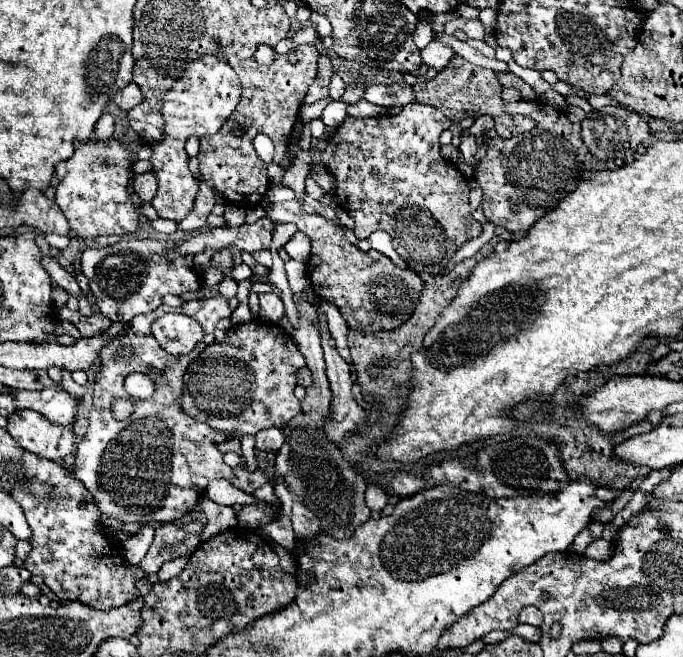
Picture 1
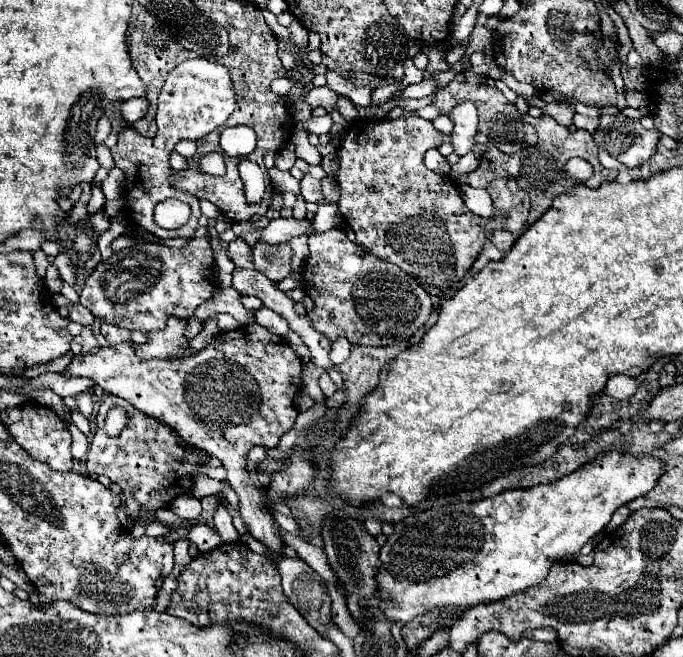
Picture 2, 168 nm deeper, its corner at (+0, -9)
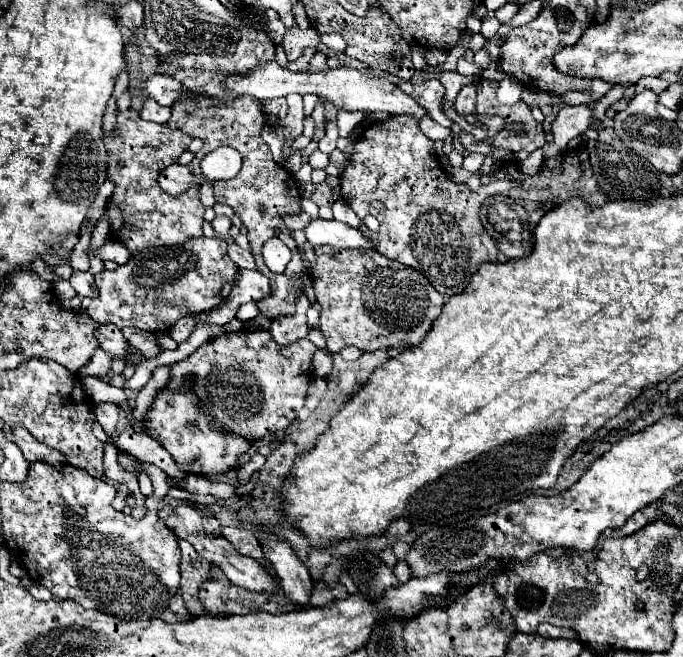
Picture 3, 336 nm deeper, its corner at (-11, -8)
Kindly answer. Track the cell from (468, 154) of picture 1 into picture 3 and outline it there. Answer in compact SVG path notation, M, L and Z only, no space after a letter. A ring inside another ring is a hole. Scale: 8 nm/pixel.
M471 84L463 86L461 92L459 92L459 96L457 96L457 100L455 100L455 110L457 110L457 114L463 116L463 118L469 116L469 114L473 114L473 112L475 112L475 98L477 98L475 86L471 86Z

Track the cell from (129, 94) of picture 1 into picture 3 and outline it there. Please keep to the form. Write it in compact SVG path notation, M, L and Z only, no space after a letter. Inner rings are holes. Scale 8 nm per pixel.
M145 100L143 108L141 108L141 118L143 118L143 120L151 120L151 122L167 122L169 116L171 116L171 110L159 106L155 100Z

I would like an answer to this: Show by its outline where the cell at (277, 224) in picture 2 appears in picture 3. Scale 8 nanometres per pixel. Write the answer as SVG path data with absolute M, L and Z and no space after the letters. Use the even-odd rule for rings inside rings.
M315 218L303 228L303 232L307 236L307 242L313 246L329 244L339 248L363 248L363 250L373 248L357 228L351 228L337 220Z

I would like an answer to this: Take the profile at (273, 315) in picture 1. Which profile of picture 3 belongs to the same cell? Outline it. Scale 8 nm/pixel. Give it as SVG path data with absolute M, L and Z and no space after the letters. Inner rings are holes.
M299 306L299 310L293 316L279 316L271 322L269 332L273 334L275 342L281 346L287 346L295 340L301 340L307 336L307 318L305 318L305 306Z

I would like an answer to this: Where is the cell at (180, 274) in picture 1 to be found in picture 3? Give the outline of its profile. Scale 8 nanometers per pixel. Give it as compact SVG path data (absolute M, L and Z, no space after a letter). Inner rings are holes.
M191 238L191 242L179 244L179 246L159 246L159 248L149 248L143 250L139 254L133 254L133 258L123 264L117 266L117 270L113 272L99 272L95 274L95 284L97 284L97 298L91 300L87 314L99 322L111 322L117 328L125 328L125 326L133 326L139 330L147 330L147 332L165 332L167 328L171 328L179 318L183 318L185 314L195 314L195 312L209 312L211 308L223 304L233 288L235 282L235 274L237 274L237 266L235 262L227 256L227 242L221 238Z

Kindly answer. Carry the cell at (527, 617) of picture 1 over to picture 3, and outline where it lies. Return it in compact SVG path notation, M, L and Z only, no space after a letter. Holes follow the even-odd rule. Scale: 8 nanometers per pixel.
M543 622L537 632L543 636L543 638L577 638L575 632L571 632L569 628L559 628L559 626L553 626L549 622Z

